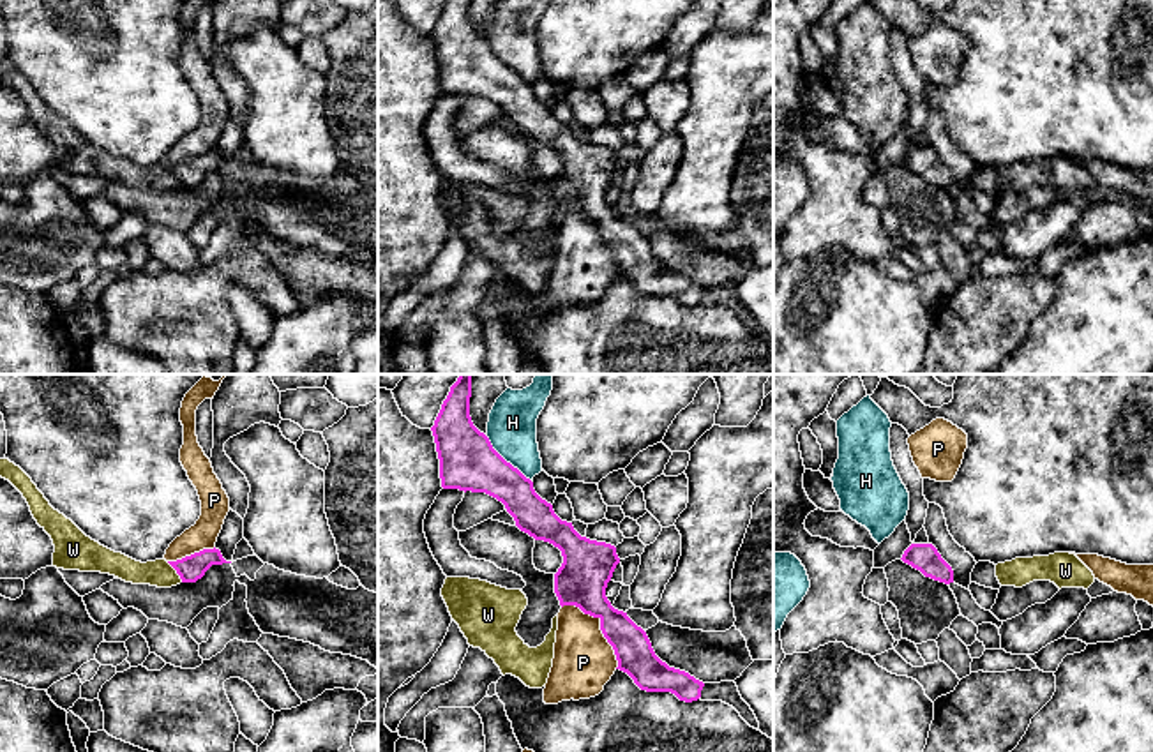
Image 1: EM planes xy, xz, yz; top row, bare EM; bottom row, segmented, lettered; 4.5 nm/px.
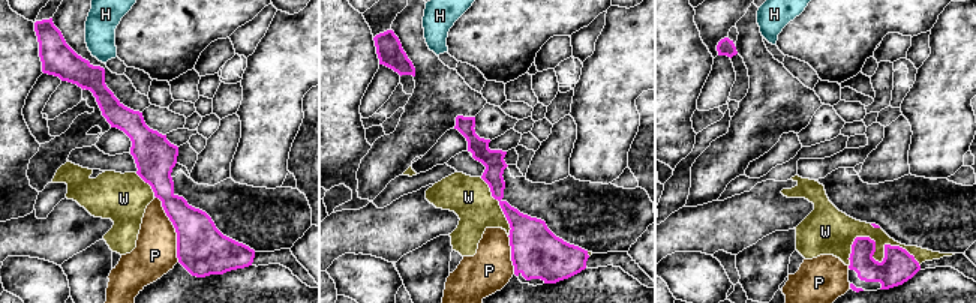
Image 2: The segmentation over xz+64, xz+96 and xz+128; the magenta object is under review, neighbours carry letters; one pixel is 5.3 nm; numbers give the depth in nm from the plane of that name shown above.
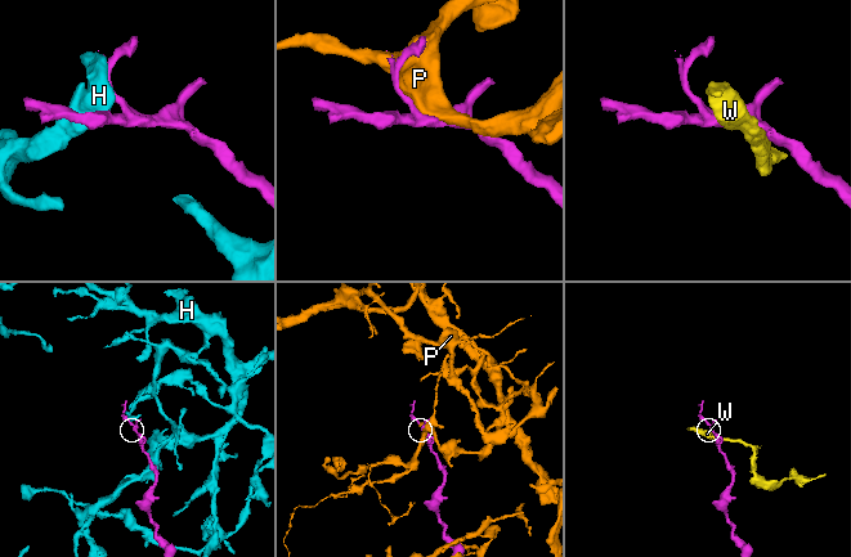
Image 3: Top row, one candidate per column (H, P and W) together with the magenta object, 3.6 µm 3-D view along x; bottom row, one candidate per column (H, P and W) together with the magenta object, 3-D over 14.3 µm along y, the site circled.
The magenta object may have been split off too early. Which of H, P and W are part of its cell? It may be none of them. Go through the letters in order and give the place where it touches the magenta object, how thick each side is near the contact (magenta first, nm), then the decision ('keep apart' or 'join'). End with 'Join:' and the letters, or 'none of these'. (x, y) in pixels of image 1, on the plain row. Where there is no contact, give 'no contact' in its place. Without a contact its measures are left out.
H: contact xz (505, 66); calibres 260 and 220 nm; keep apart
P: contact xz (601, 232); calibres 240 and 280 nm; keep apart
W: contact xy (177, 177); calibres 120 and 120 nm; keep apart
Join: none of these

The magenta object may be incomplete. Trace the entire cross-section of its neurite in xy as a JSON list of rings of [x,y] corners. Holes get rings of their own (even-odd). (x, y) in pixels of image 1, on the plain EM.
[[[214,152],[214,154],[203,154],[182,164],[168,166],[168,168],[177,175],[182,187],[196,187],[198,184],[205,180],[205,177],[212,169],[222,169],[231,166],[226,166],[221,155]]]

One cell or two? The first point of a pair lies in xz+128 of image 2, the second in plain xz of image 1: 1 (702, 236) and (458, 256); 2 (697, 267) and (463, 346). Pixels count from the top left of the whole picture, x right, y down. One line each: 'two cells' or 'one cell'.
1: two cells
2: one cell

